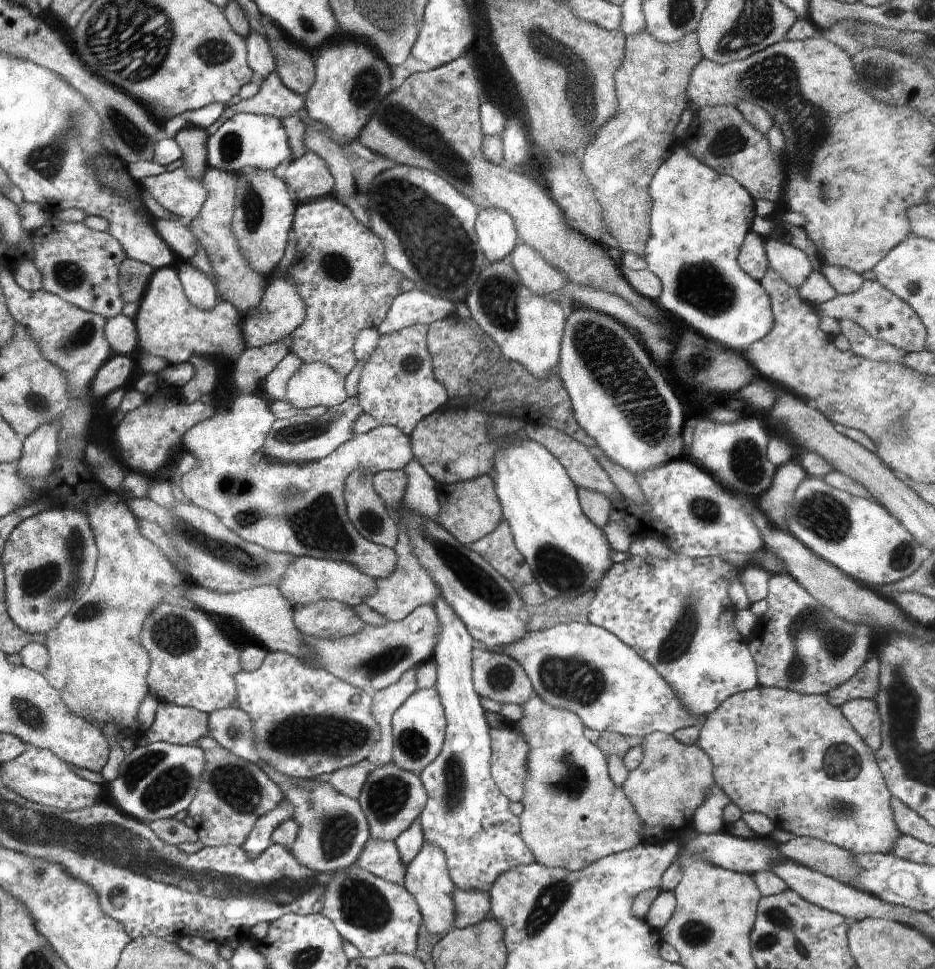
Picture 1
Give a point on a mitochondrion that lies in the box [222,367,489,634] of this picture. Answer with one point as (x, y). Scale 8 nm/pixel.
(314, 521)

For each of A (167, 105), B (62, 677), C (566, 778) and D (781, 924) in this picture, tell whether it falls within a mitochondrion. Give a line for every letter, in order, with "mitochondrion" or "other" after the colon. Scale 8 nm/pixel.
A: other
B: other
C: mitochondrion
D: mitochondrion

